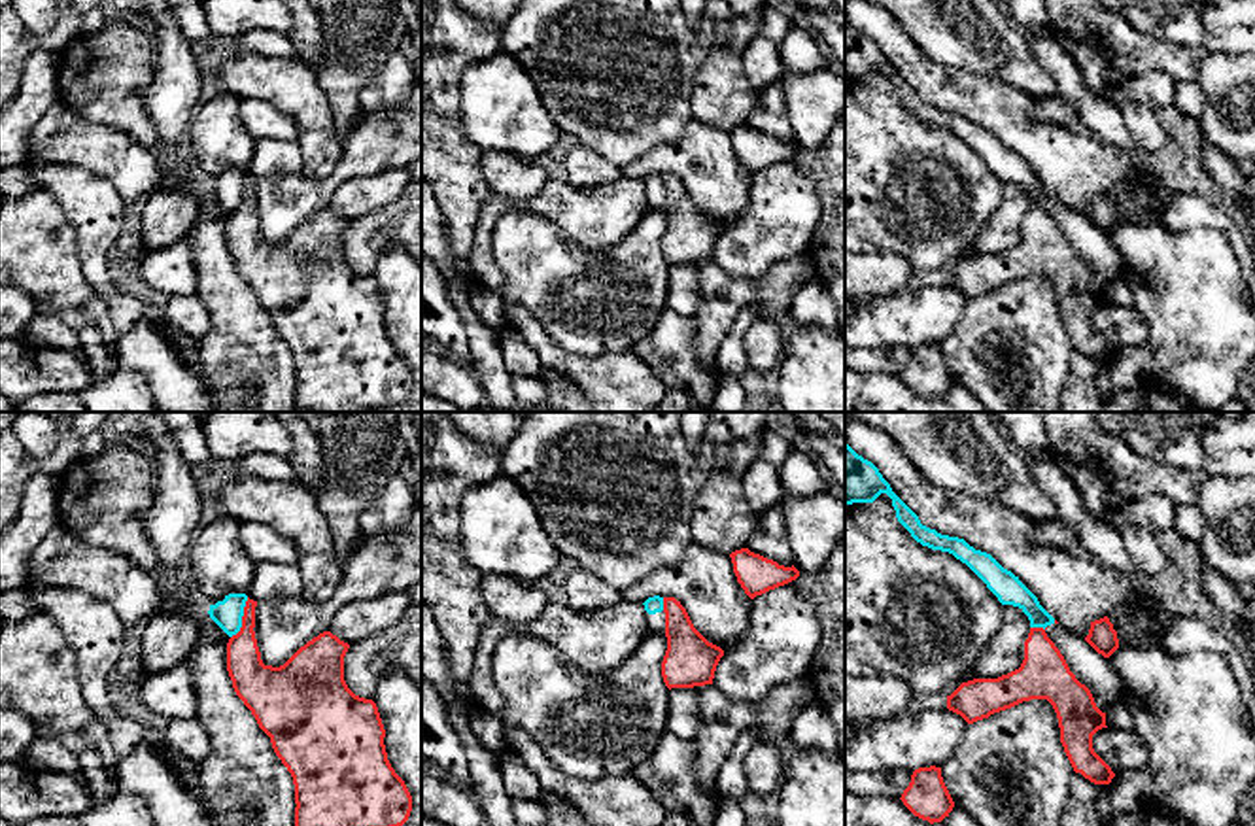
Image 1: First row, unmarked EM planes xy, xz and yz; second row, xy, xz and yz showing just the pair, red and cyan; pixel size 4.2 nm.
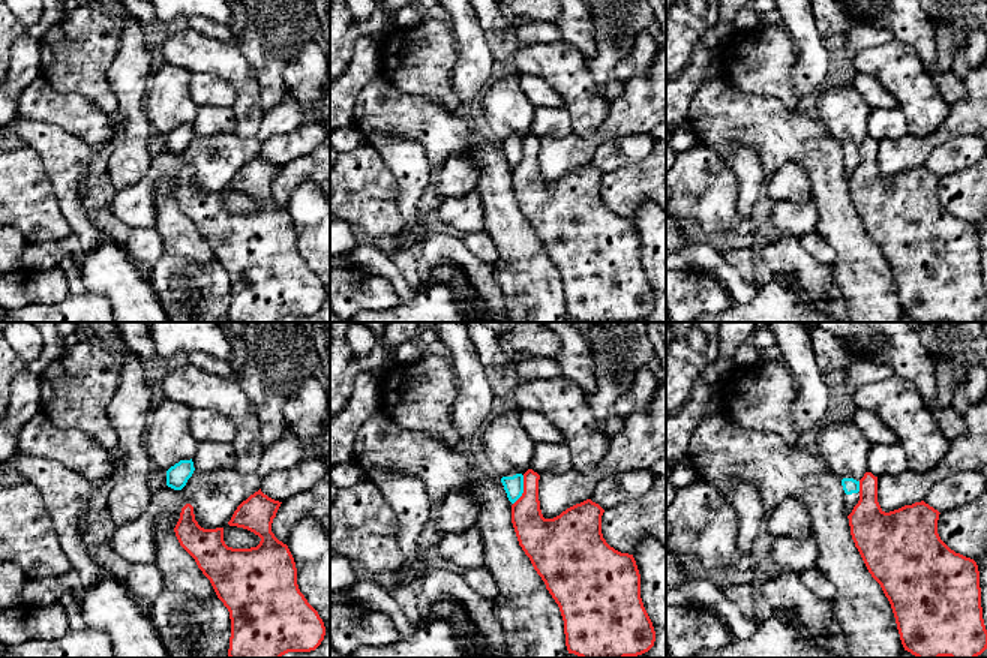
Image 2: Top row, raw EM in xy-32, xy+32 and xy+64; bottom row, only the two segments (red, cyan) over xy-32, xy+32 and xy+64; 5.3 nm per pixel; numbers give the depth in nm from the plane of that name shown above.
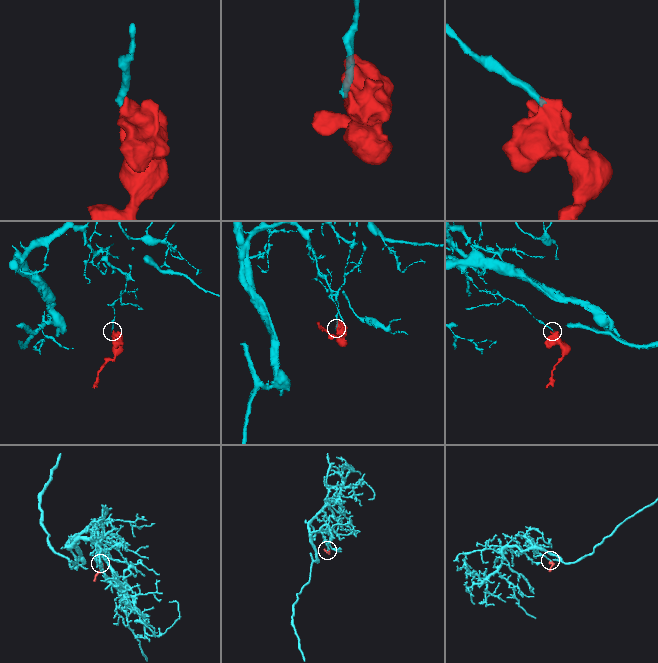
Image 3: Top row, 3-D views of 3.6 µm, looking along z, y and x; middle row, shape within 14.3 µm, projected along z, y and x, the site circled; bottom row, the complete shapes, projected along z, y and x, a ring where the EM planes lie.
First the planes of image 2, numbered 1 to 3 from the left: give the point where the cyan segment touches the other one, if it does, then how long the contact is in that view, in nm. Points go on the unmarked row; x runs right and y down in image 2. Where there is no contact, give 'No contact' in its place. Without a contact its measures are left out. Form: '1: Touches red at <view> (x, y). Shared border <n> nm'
1: No contact
2: Touches red at xy+32 (524, 155). Shared border 170 nm
3: Touches red at xy+64 (860, 150). Shared border 60 nm

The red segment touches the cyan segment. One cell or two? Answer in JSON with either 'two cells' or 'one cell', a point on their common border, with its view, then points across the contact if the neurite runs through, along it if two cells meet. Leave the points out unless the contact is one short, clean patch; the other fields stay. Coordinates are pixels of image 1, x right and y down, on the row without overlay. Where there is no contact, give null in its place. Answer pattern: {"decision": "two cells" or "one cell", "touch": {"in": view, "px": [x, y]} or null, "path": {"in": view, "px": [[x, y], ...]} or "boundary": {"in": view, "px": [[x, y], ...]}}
{"decision": "two cells", "touch": {"in": "xy", "px": [242, 195]}, "boundary": {"in": "xy", "px": [[248, 174], [242, 186], [242, 203], [231, 214]]}}

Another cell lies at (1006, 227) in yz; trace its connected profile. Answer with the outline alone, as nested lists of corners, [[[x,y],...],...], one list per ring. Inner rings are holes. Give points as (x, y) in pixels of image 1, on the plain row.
[[[1004,181],[1004,202],[989,223],[979,231],[975,253],[998,255],[1021,244],[1024,236],[1024,217],[1030,210],[1030,197],[1023,185]]]

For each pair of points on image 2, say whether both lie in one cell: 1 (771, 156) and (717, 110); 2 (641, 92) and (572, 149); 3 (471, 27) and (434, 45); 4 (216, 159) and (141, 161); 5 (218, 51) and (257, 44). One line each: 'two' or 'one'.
1: one
2: one
3: two
4: two
5: two

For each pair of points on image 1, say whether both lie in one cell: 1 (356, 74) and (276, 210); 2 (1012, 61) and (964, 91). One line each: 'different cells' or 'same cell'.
1: different cells
2: different cells

